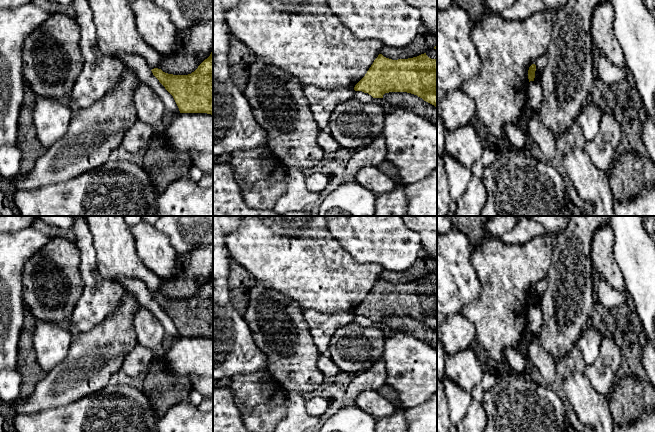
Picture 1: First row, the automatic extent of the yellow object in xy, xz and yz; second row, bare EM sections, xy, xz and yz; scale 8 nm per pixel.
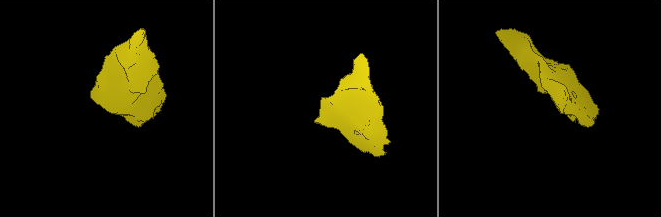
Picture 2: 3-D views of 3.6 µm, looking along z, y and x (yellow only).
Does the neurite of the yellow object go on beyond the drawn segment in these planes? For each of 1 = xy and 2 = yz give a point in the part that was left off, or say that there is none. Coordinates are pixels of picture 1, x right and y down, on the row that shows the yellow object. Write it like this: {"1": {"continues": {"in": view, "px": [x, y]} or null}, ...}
{"1": {"continues": null}, "2": {"continues": null}}

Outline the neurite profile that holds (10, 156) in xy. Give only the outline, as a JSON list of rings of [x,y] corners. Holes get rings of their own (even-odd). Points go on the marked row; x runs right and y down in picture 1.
[[[3,145],[0,148],[0,174],[3,179],[14,178],[21,169],[21,151],[17,145]]]

